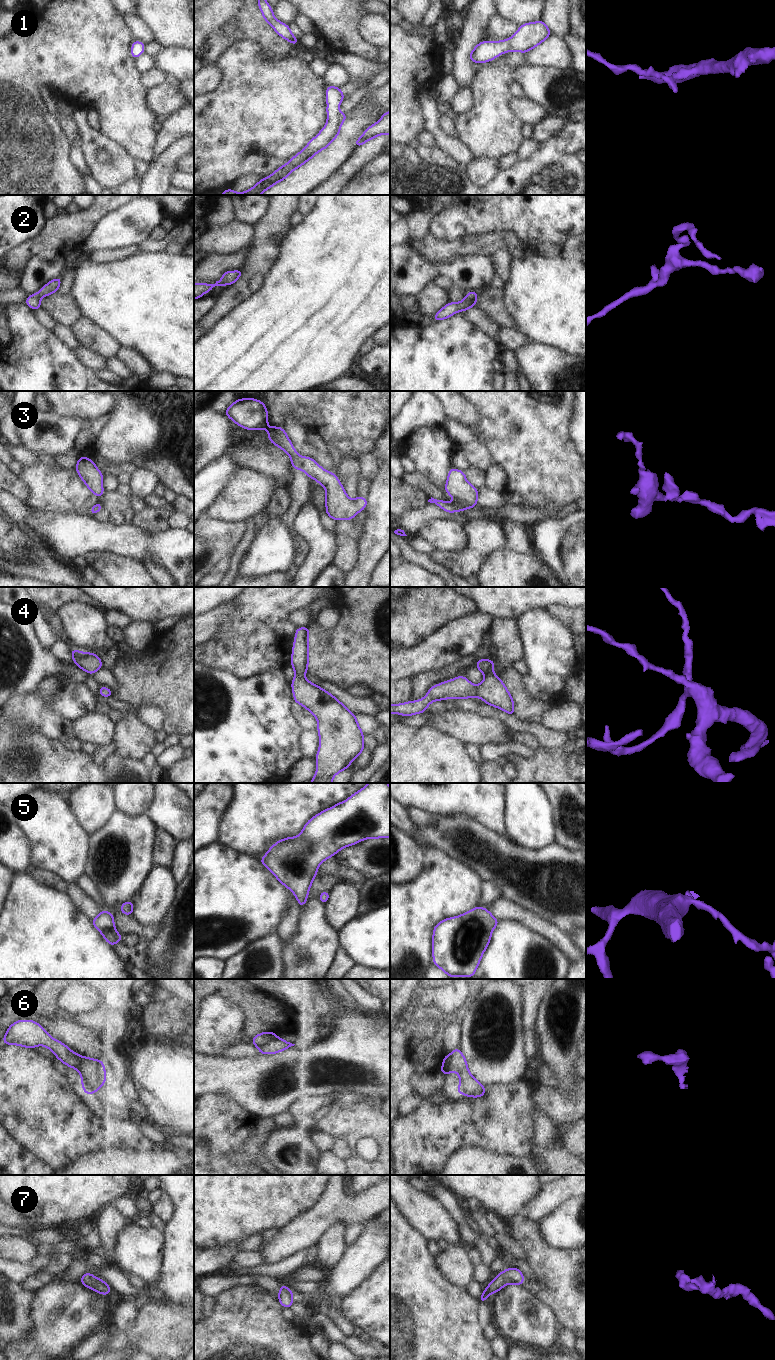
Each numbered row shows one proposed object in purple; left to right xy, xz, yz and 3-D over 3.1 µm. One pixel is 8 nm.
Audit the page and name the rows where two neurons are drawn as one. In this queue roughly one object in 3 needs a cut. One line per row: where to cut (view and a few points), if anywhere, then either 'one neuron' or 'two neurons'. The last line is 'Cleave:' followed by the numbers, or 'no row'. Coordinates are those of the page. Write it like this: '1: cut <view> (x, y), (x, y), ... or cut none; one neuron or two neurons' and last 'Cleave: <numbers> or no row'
1: cut none; one neuron
2: cut none; one neuron
3: cut none; one neuron
4: cut none; one neuron
5: cut none; one neuron
6: cut xz (276, 1036), (258, 1047); two neurons
7: cut none; one neuron
Cleave: 6

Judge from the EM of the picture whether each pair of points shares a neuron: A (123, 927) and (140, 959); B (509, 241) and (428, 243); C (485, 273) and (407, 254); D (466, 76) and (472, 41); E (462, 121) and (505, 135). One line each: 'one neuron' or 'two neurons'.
A: one neuron
B: one neuron
C: one neuron
D: one neuron
E: one neuron

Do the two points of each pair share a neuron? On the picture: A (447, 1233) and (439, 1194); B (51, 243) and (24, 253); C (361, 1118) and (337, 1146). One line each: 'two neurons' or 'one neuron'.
A: two neurons
B: one neuron
C: two neurons

